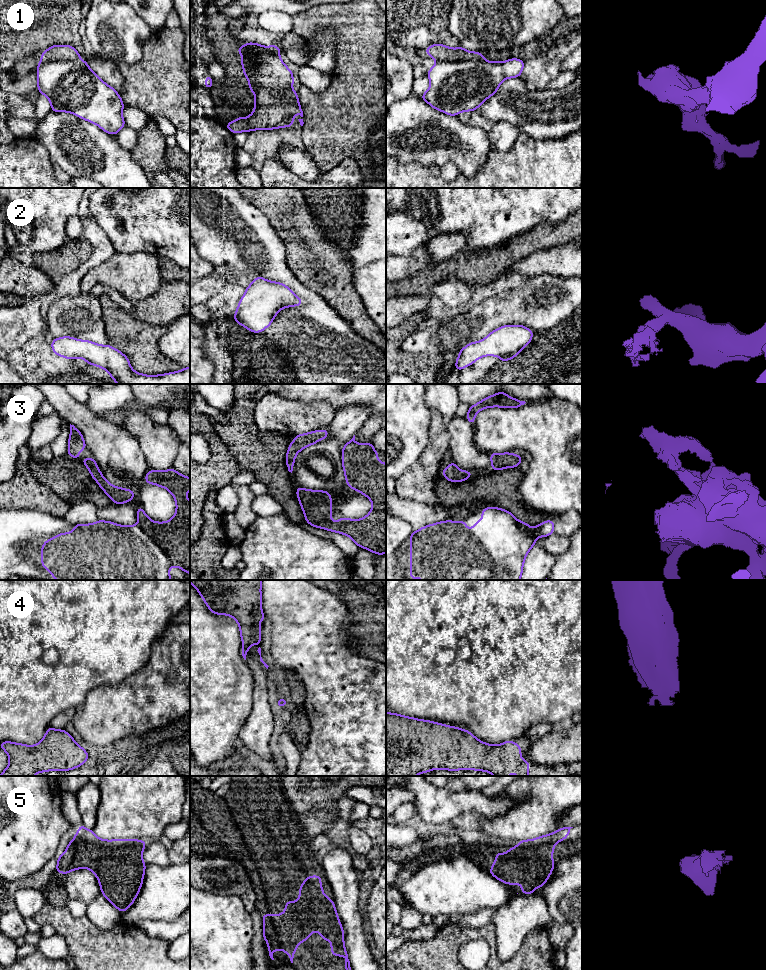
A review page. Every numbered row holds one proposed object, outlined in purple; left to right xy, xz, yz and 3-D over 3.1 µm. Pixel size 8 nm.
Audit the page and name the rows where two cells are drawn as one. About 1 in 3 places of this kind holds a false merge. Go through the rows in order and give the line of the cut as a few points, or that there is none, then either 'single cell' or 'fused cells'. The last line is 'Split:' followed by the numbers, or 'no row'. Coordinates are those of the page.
1: yz (481, 56), (475, 59), (437, 61) | fused cells
2: no cut | single cell
3: no cut | single cell
4: no cut | single cell
5: no cut | single cell
Split: 1

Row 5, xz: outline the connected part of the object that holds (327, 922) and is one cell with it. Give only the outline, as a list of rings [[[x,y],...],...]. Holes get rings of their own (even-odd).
[[[309,875],[299,887],[300,895],[298,900],[296,902],[285,902],[285,912],[283,914],[262,914],[263,939],[267,941],[269,956],[272,960],[274,960],[274,950],[284,950],[289,955],[291,963],[293,963],[297,945],[309,939],[313,931],[319,931],[322,940],[331,941],[331,955],[344,956],[345,970],[352,970],[344,945],[344,931],[337,915],[334,901],[323,894],[321,881],[320,875]]]

